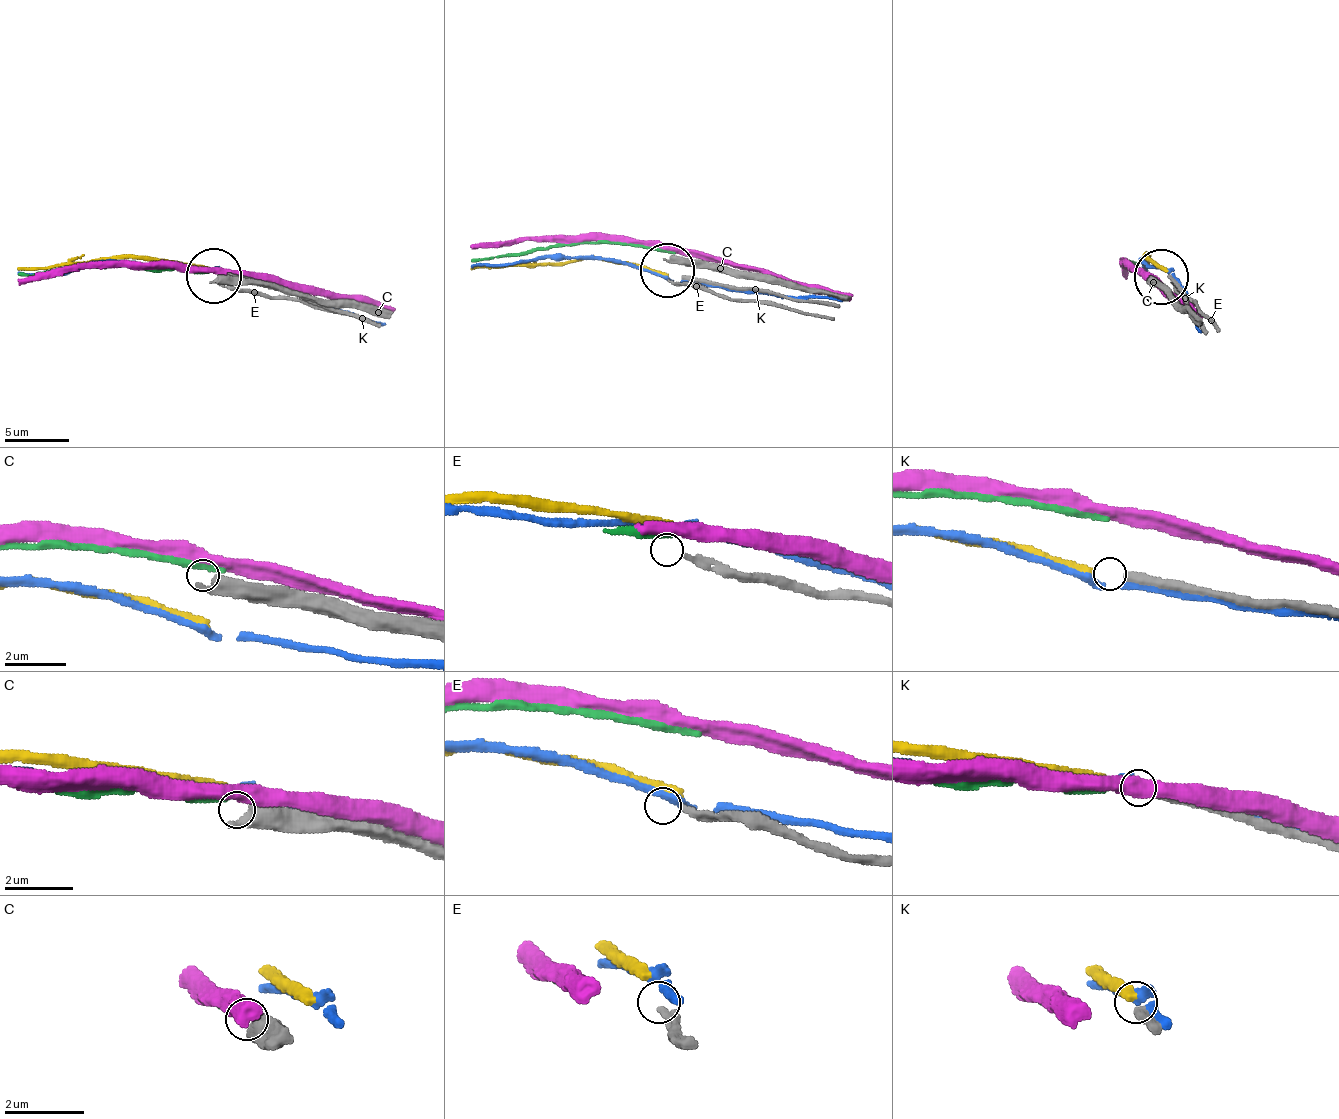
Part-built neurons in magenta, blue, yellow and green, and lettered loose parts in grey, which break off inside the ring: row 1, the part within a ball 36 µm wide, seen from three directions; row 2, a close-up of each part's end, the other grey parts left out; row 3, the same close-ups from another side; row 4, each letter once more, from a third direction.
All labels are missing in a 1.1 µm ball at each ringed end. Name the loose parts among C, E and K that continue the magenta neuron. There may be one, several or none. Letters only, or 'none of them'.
none of them

